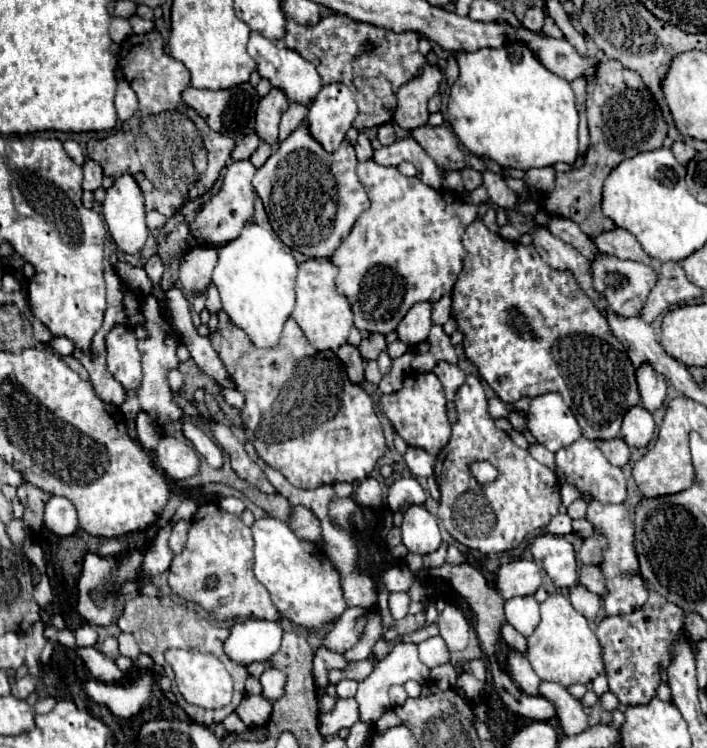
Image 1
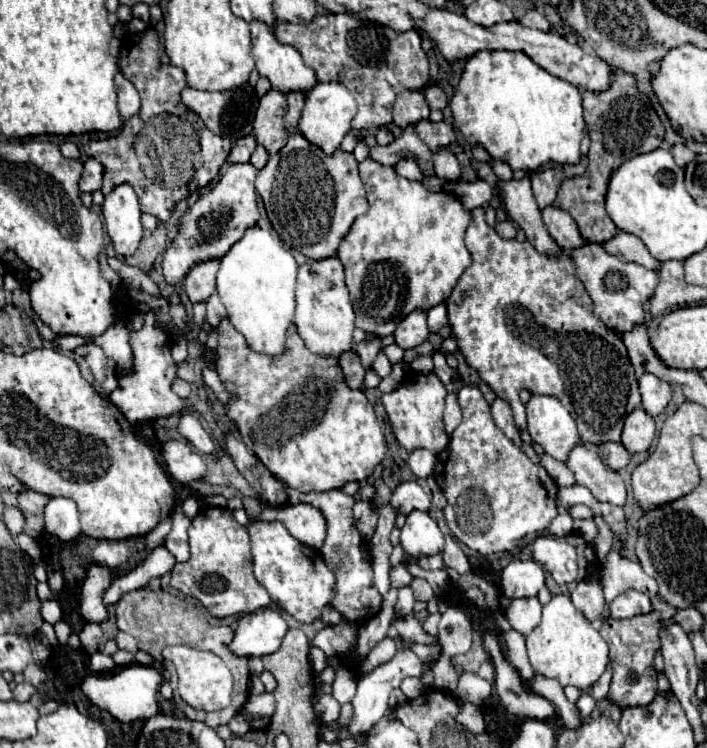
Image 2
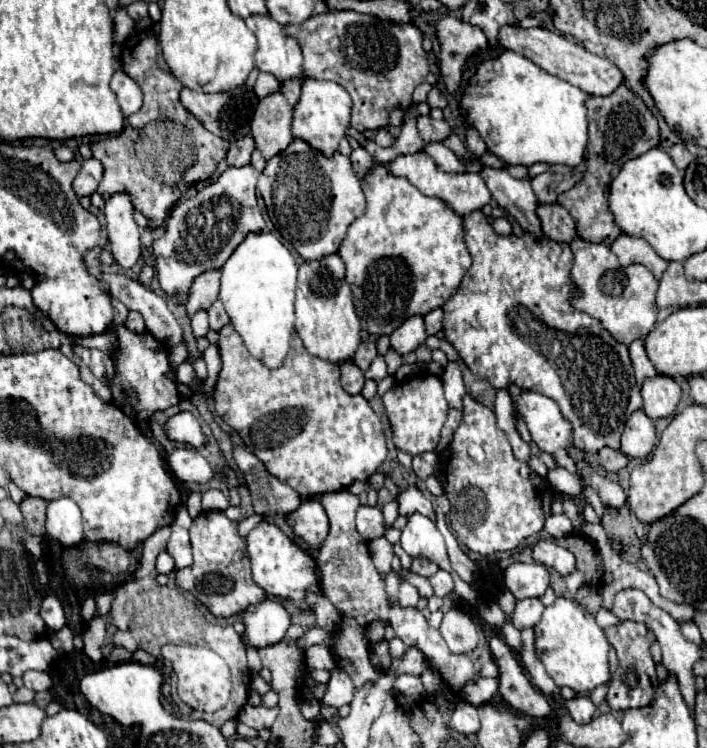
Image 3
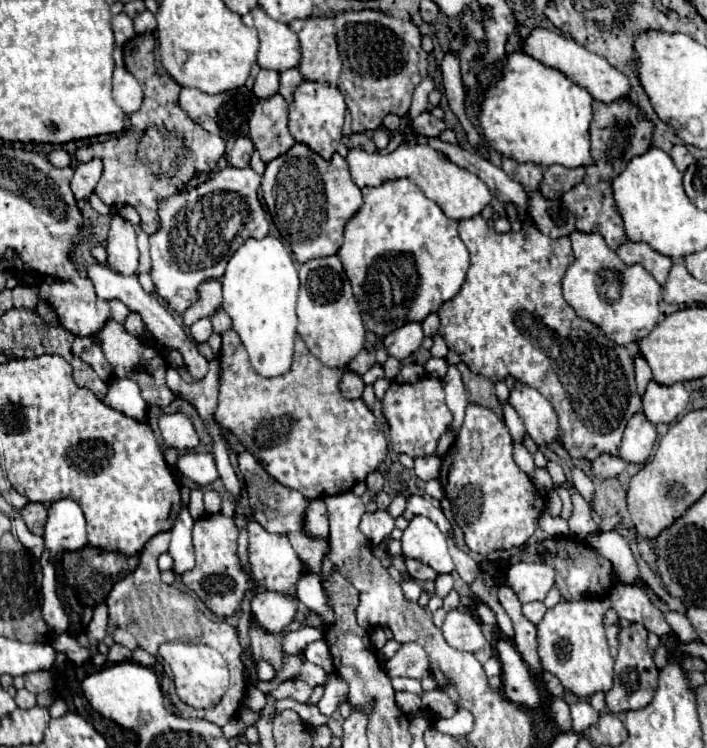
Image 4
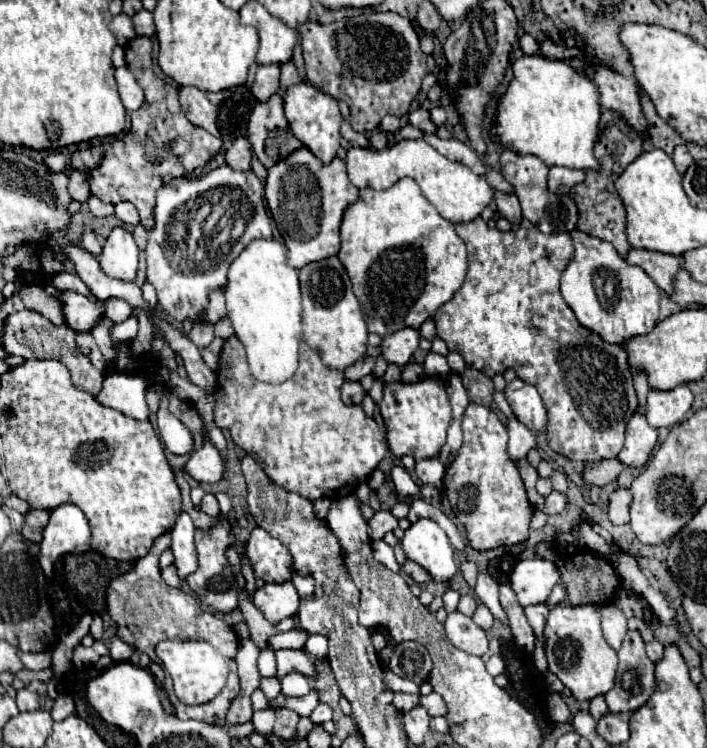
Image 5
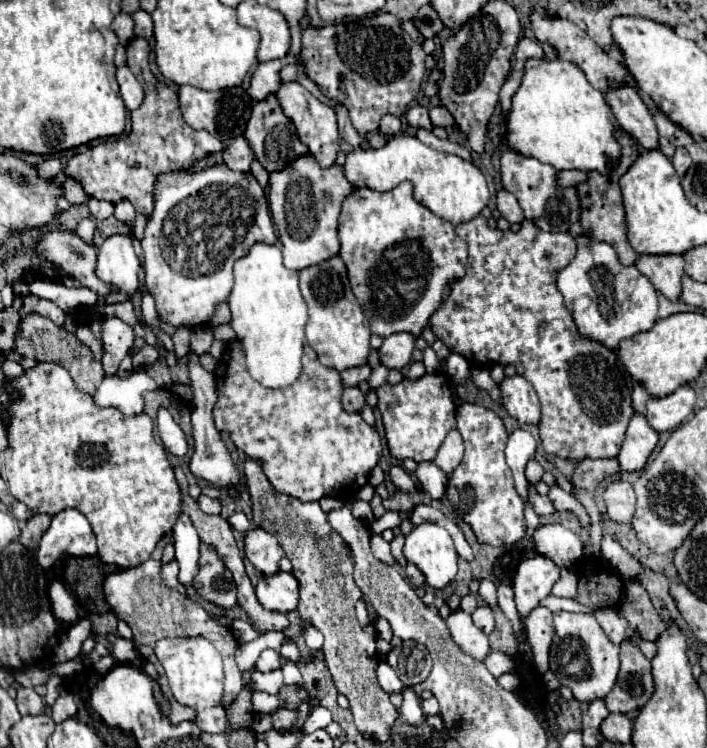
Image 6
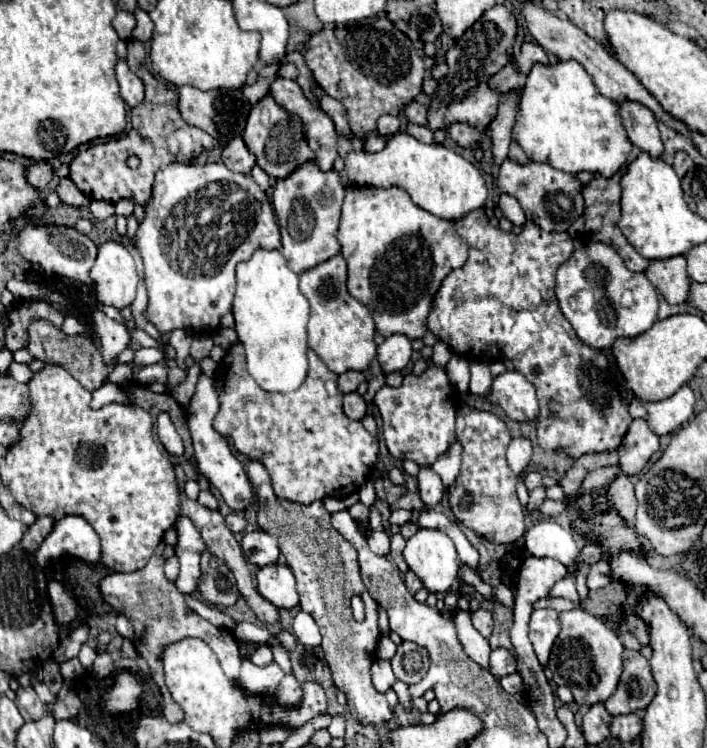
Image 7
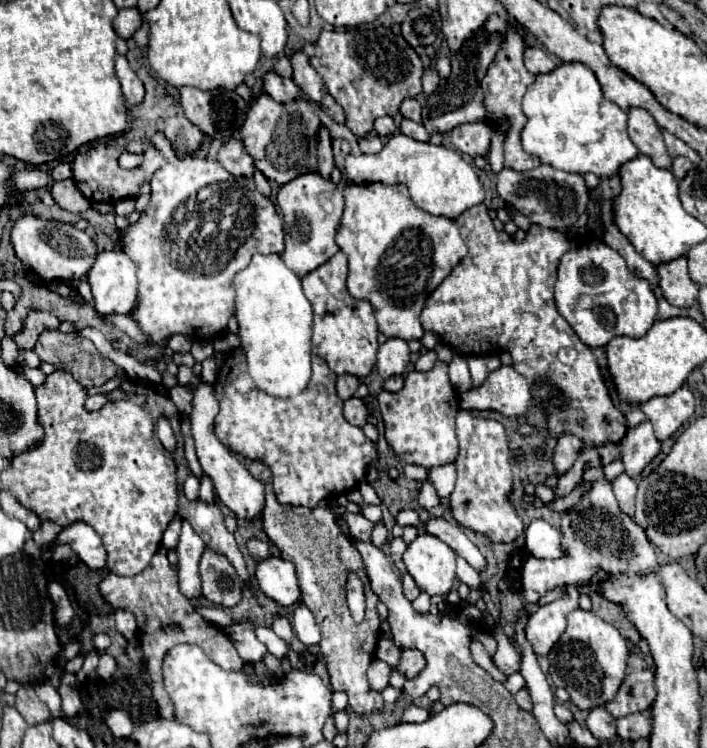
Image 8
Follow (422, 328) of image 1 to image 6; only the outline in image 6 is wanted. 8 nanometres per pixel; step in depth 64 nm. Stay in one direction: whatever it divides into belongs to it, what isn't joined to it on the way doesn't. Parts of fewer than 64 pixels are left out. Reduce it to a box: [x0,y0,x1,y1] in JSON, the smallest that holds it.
[380,332,416,370]

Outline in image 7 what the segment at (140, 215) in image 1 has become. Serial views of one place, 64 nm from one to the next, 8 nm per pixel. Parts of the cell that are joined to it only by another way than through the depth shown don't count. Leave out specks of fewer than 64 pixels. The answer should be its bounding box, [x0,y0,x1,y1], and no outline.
[90,240,138,308]

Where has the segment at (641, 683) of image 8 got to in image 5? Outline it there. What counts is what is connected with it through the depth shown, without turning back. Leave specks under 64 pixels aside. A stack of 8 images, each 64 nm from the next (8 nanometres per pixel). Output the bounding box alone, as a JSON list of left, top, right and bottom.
[606,630,656,712]

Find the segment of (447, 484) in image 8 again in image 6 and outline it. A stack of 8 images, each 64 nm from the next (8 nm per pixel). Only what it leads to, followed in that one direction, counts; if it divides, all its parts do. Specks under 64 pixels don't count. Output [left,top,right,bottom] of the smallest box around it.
[436,428,464,476]

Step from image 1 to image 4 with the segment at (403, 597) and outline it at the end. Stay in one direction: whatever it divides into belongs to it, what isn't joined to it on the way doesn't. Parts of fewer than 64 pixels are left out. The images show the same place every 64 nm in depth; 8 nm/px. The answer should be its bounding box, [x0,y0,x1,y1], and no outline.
[400,580,422,602]

